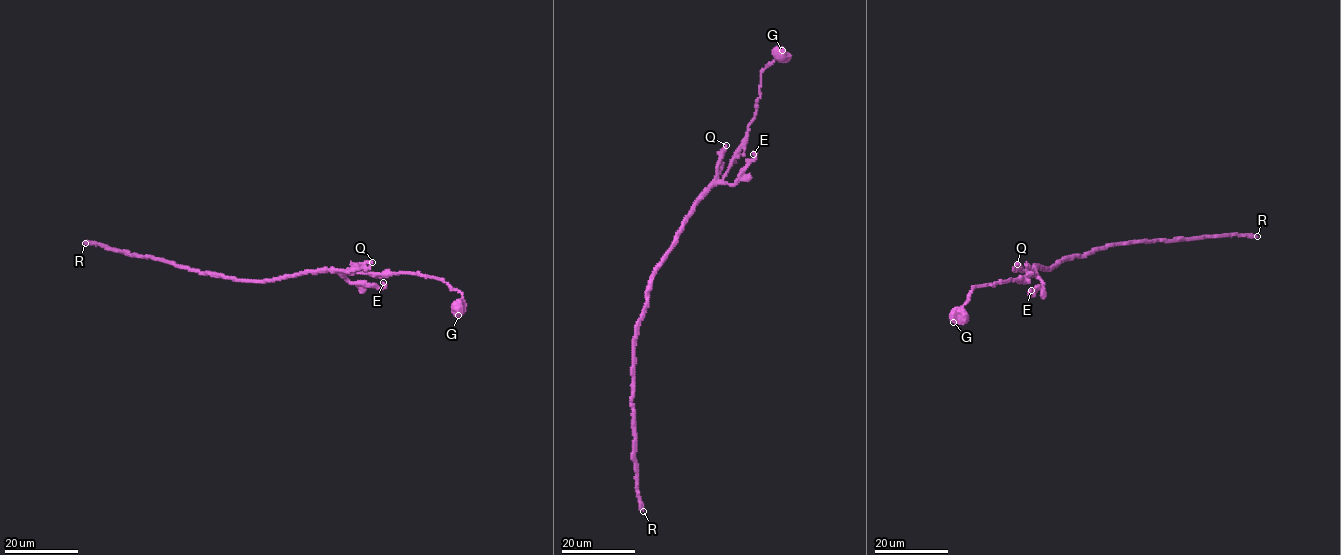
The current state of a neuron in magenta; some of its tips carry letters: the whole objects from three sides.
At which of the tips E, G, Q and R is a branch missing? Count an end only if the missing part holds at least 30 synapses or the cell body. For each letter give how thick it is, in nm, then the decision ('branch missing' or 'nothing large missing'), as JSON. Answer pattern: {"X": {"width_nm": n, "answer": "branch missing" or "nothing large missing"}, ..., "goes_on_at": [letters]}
{"E": {"width_nm": 500, "answer": "nothing large missing"}, "G": {"width_nm": 1050, "answer": "nothing large missing"}, "Q": {"width_nm": 460, "answer": "nothing large missing"}, "R": {"width_nm": 440, "answer": "branch missing"}, "goes_on_at": ["R"]}

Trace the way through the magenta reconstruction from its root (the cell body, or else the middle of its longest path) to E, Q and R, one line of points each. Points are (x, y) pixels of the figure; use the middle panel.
E: (666, 253), (700, 200), (714, 186), (735, 183), (755, 158), (753, 154)
Q: (666, 253), (713, 183), (726, 145)
R: (666, 253), (653, 277), (634, 352), (634, 461), (636, 493), (643, 511)

